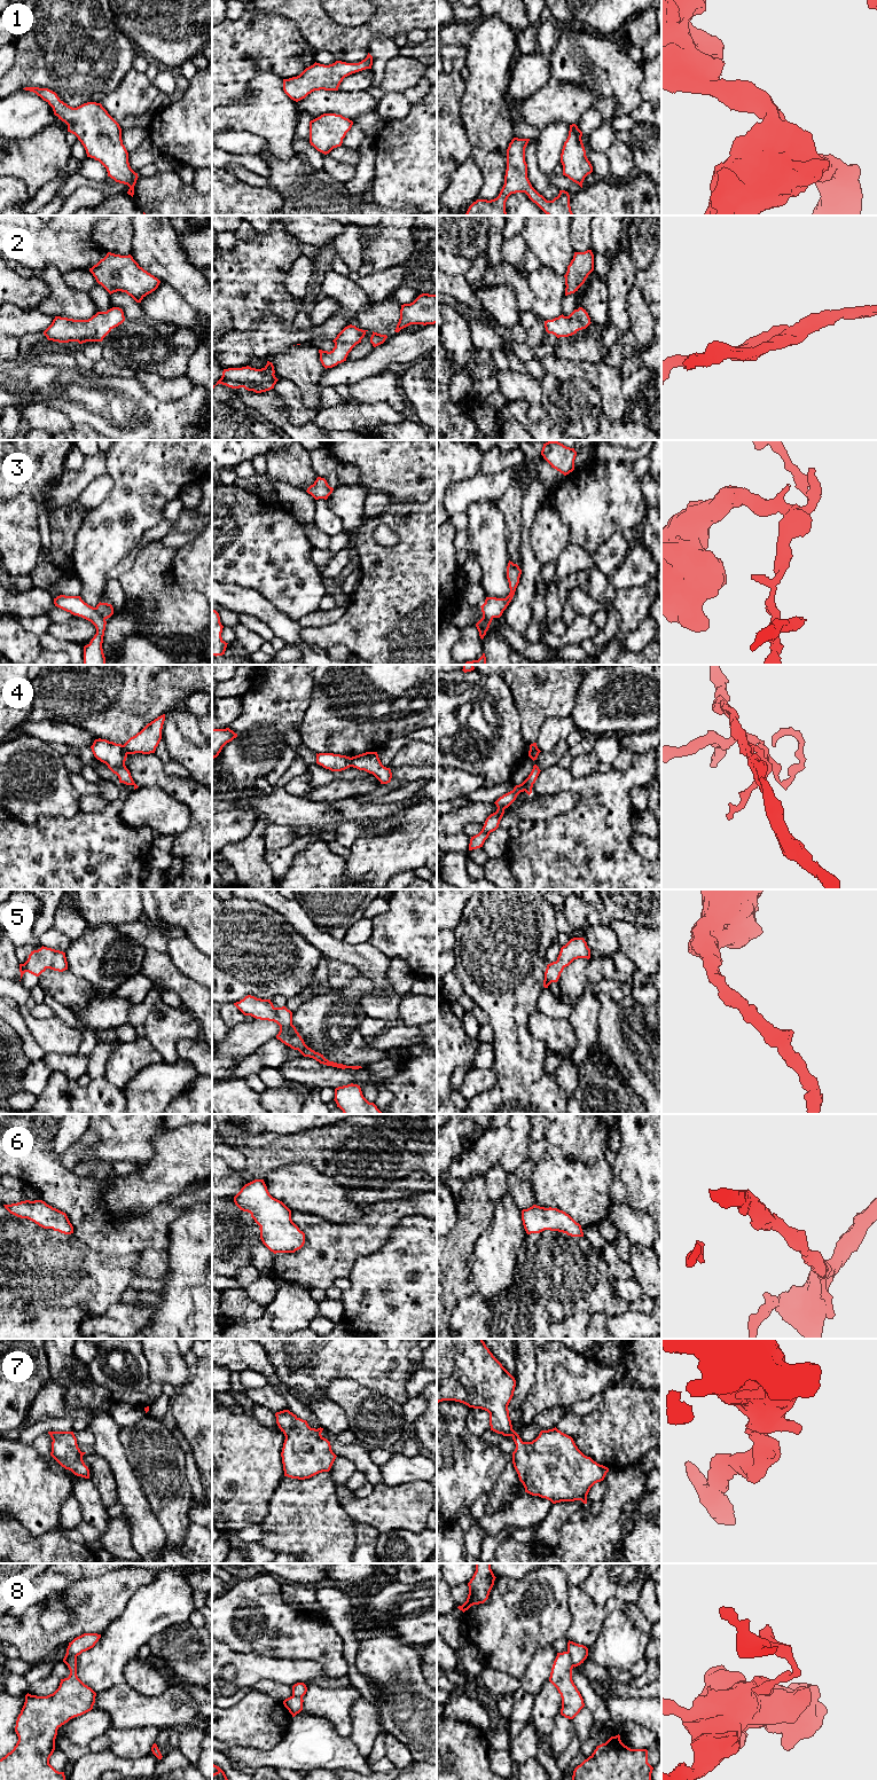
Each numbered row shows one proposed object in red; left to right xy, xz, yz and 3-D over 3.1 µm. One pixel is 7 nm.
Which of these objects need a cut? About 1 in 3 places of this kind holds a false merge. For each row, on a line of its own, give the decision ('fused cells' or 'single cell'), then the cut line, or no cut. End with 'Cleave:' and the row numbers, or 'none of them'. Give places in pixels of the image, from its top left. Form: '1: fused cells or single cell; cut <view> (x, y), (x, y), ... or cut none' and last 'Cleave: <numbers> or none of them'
1: single cell; cut none
2: single cell; cut none
3: fused cells; cut xy (95, 608), (104, 620)
4: fused cells; cut xy (123, 745), (128, 753)
5: single cell; cut none
6: single cell; cut none
7: single cell; cut none
8: fused cells; cut yz (566, 1652), (573, 1665)
Cleave: 3, 4, 8

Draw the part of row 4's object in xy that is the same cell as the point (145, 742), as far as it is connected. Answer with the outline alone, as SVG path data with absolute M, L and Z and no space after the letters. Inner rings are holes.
M165 714L158 716L150 723L148 723L140 732L131 737L124 747L128 754L142 753L150 754L155 753L162 739L162 729L165 721Z

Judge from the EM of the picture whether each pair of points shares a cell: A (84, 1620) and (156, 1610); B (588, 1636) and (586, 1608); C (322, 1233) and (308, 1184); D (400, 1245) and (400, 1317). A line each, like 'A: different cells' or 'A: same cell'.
A: different cells
B: same cell
C: different cells
D: same cell

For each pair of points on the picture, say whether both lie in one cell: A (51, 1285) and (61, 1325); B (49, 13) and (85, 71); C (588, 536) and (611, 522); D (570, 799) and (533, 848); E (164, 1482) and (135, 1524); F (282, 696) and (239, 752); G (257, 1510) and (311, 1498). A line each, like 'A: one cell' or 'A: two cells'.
A: two cells
B: one cell
C: one cell
D: two cells
E: two cells
F: one cell
G: two cells

